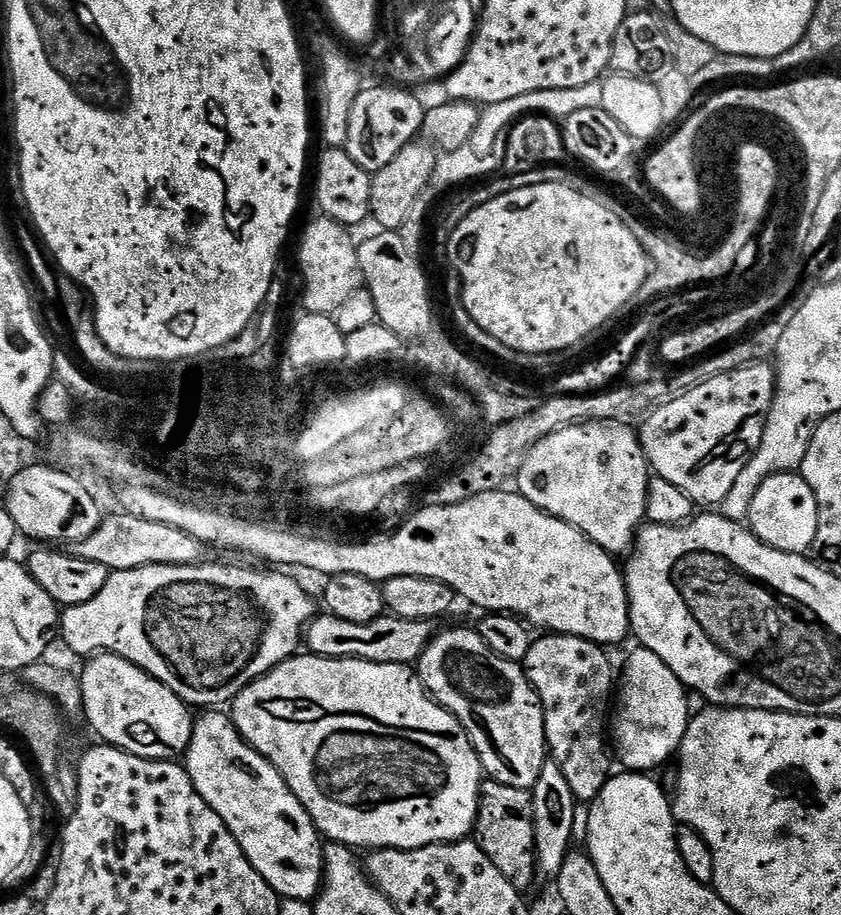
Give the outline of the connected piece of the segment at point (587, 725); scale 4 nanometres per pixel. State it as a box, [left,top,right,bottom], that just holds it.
[522,634,614,802]

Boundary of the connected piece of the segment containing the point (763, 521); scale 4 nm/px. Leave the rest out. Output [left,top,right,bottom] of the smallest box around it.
[746,472,818,553]

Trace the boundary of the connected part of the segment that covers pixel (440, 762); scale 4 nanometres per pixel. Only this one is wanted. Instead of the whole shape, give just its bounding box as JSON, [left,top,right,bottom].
[230,654,486,850]

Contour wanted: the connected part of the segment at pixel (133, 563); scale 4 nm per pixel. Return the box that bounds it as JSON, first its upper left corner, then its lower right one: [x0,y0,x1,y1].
[70,514,206,572]

